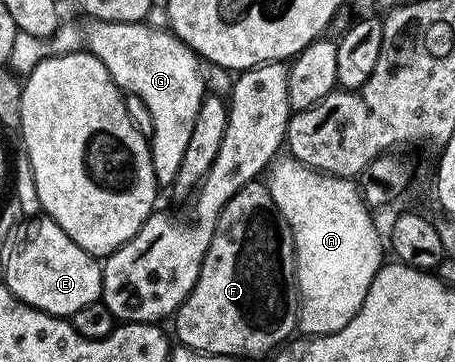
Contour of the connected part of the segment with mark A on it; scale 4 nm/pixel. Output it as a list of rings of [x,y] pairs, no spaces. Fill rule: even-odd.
[[[280,157],[267,168],[266,186],[278,213],[288,222],[296,254],[296,293],[300,297],[299,330],[305,336],[338,333],[362,309],[366,293],[385,262],[386,243],[372,220],[373,212],[352,179],[340,175],[325,175],[291,157]]]

